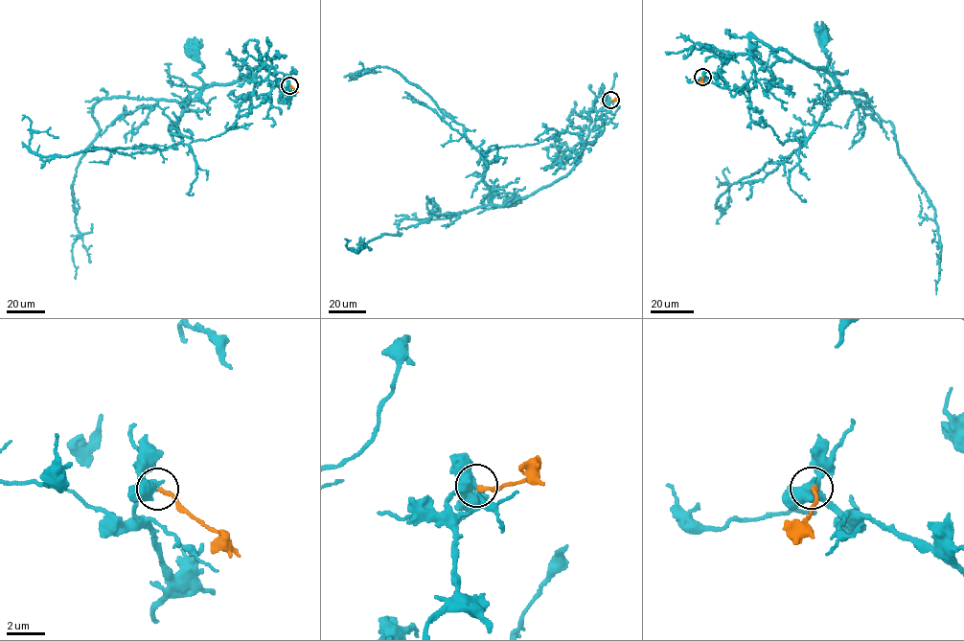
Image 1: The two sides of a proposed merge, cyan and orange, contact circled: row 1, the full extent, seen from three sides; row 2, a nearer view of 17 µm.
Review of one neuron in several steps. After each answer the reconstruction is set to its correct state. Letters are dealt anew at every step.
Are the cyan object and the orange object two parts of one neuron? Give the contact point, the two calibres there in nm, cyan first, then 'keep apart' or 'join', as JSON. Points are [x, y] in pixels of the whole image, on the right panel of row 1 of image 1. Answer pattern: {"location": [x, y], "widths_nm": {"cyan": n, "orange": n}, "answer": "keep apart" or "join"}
{"location": [702, 77], "widths_nm": {"cyan": 420, "orange": 200}, "answer": "join"}

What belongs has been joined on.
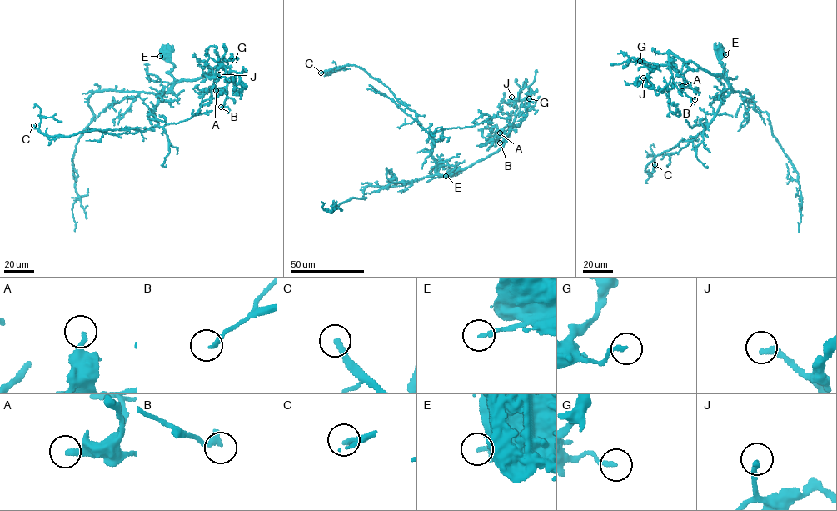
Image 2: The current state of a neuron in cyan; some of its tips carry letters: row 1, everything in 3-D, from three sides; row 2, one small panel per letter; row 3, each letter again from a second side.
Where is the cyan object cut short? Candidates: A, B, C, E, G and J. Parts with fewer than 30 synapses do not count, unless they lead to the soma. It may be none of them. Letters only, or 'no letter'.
C, J

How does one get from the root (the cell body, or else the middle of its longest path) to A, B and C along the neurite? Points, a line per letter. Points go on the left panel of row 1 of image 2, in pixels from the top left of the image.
A: (166, 53), (174, 66), (167, 72), (175, 82), (210, 73), (219, 62), (216, 52), (216, 90)
B: (166, 53), (174, 66), (167, 72), (175, 82), (210, 73), (219, 62), (216, 52), (231, 76), (221, 107)
C: (166, 53), (174, 66), (167, 72), (174, 81), (158, 95), (157, 125), (142, 132), (49, 137), (33, 125)

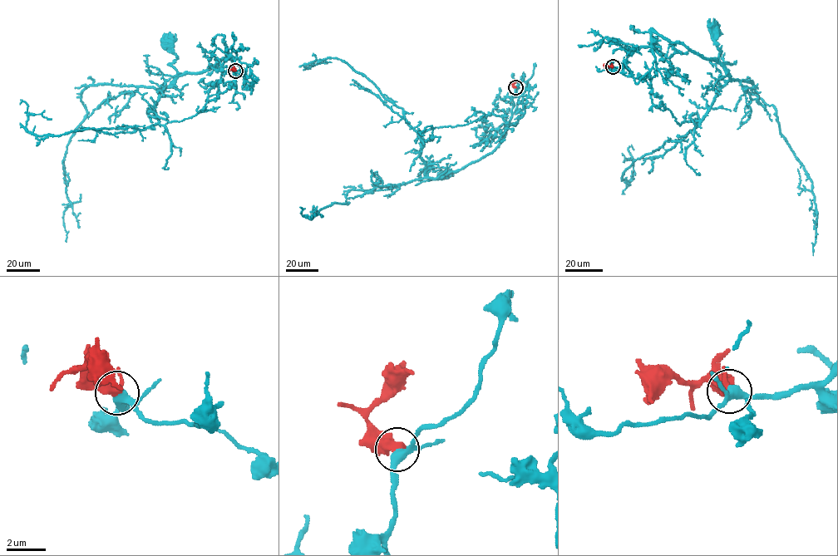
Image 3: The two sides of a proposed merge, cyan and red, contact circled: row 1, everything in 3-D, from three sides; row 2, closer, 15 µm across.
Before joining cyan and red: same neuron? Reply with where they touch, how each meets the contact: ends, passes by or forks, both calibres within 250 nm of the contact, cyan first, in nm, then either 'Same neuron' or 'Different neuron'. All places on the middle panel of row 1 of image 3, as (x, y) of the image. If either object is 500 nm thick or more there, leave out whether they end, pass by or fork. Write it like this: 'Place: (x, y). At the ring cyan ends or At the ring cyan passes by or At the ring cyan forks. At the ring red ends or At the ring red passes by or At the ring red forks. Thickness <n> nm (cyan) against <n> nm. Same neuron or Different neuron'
Place: (515, 87). At the ring cyan passes by. At the ring red passes by. Thickness 360 nm (cyan) against 360 nm. Same neuron

